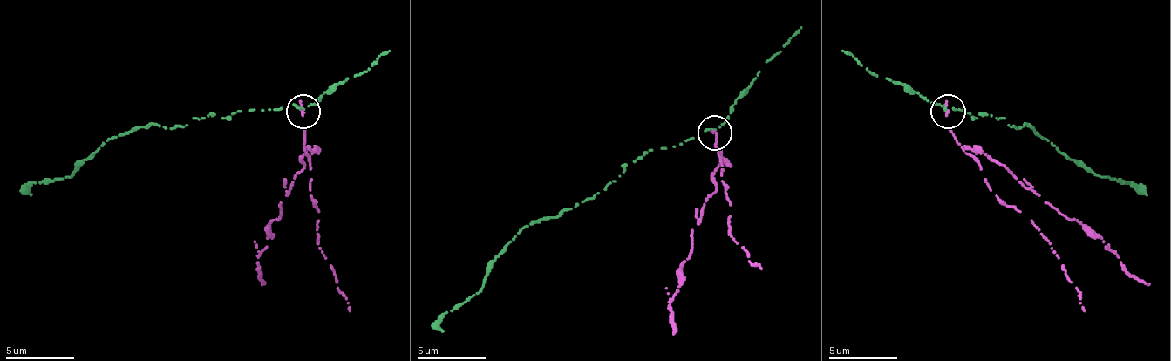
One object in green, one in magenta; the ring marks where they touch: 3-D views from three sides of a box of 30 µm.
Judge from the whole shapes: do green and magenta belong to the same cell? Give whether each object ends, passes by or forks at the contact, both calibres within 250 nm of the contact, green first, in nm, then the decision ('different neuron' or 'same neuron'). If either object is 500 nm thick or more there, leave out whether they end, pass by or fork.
green ends; magenta ends; calibres 240 and 180 nm; different neuron

